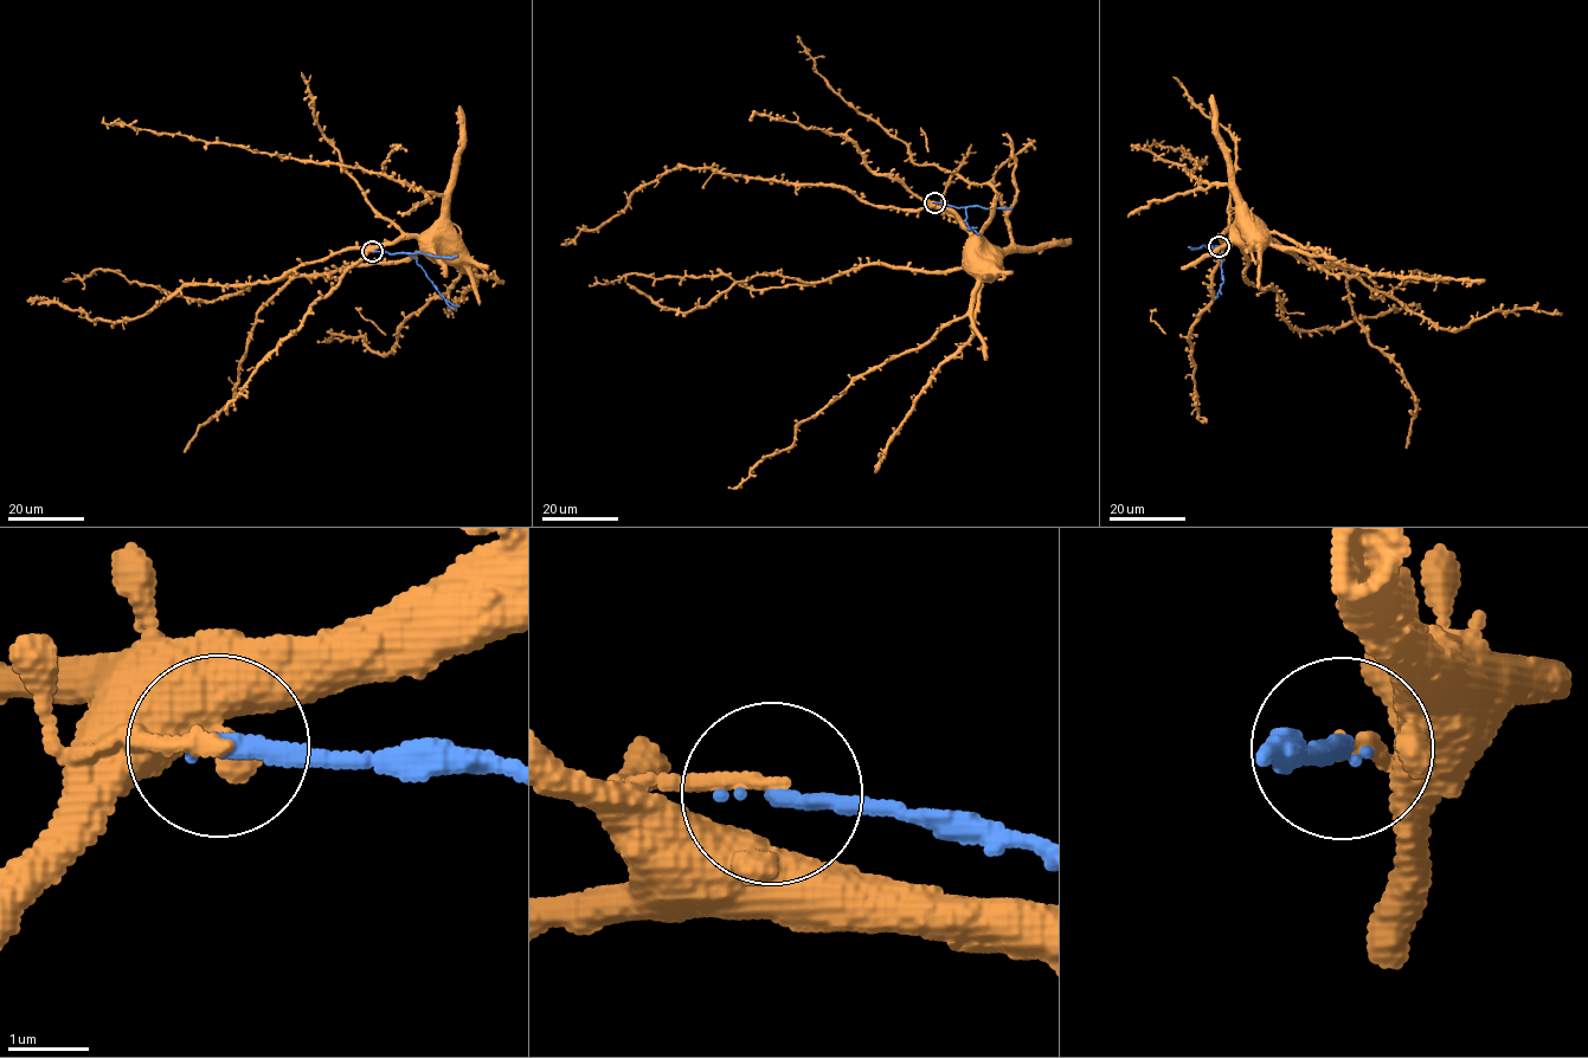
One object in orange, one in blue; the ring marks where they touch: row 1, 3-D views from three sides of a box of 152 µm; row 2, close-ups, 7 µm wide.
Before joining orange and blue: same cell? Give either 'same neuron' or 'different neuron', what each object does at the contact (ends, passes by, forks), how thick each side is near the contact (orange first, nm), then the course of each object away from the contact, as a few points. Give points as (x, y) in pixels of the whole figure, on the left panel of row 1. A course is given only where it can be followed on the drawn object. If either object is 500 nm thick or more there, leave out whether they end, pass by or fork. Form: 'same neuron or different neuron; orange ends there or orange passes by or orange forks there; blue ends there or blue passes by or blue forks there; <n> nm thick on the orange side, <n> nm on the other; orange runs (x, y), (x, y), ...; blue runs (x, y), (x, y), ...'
different neuron; orange ends there; blue ends there; 180 nm thick on the orange side, 200 nm on the other; orange runs (372, 251), (368, 250), (412, 237), (428, 237), (439, 231); blue runs (372, 251), (407, 253), (415, 257), (443, 297), (458, 307)

